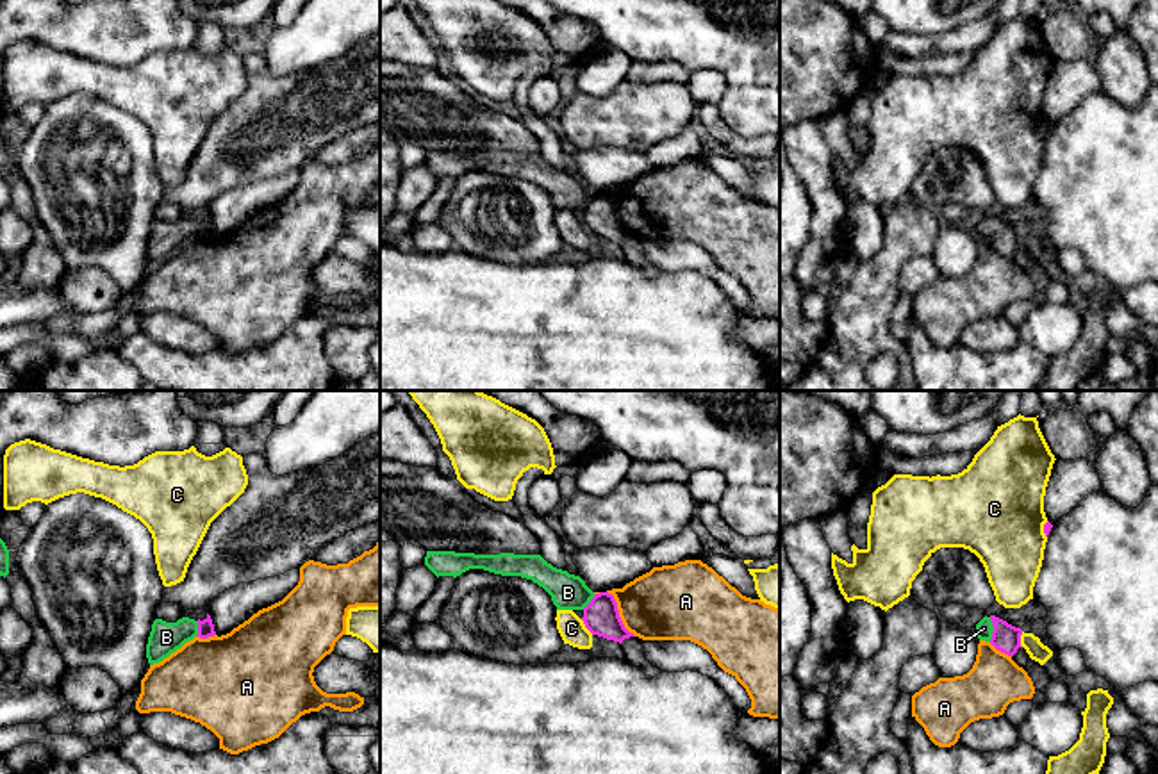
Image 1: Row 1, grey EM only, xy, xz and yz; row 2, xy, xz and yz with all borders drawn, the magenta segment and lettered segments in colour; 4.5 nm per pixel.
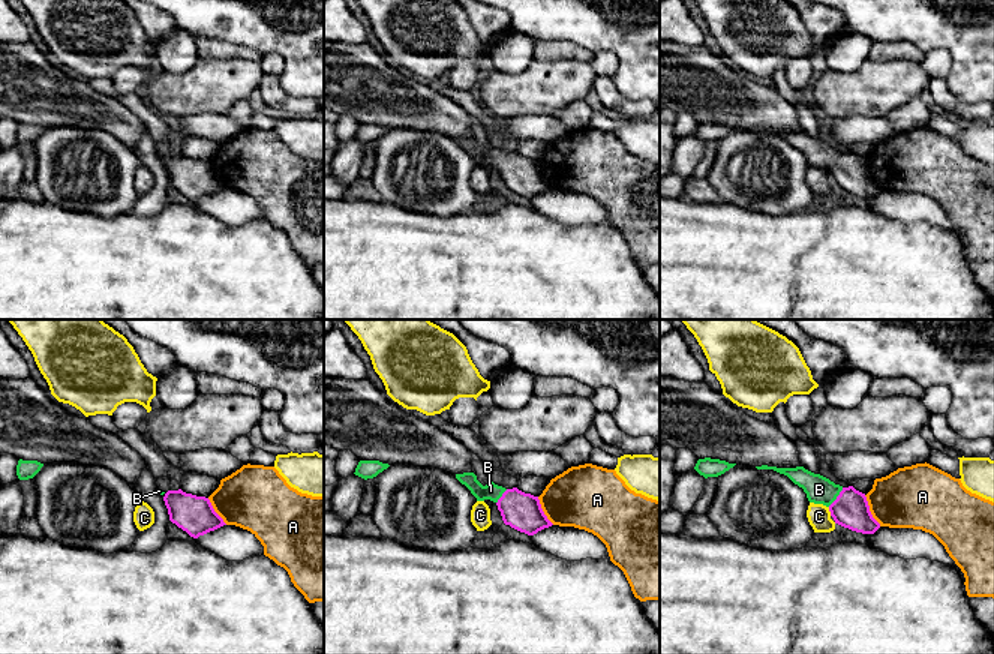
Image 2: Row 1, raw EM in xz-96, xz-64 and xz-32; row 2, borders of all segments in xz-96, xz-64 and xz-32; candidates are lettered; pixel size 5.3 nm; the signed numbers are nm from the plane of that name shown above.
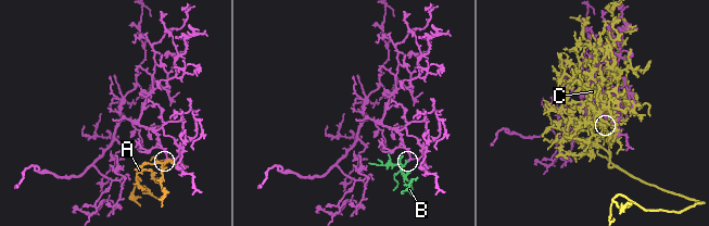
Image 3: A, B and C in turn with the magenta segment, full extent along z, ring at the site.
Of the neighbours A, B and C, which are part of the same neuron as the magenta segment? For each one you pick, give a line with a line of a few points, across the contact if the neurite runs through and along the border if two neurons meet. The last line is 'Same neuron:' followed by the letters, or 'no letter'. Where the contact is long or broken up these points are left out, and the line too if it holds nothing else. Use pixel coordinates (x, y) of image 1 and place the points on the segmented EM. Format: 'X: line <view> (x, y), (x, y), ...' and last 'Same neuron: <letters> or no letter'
B: line yz (1005, 637), (994, 630), (984, 628)
Same neuron: B

